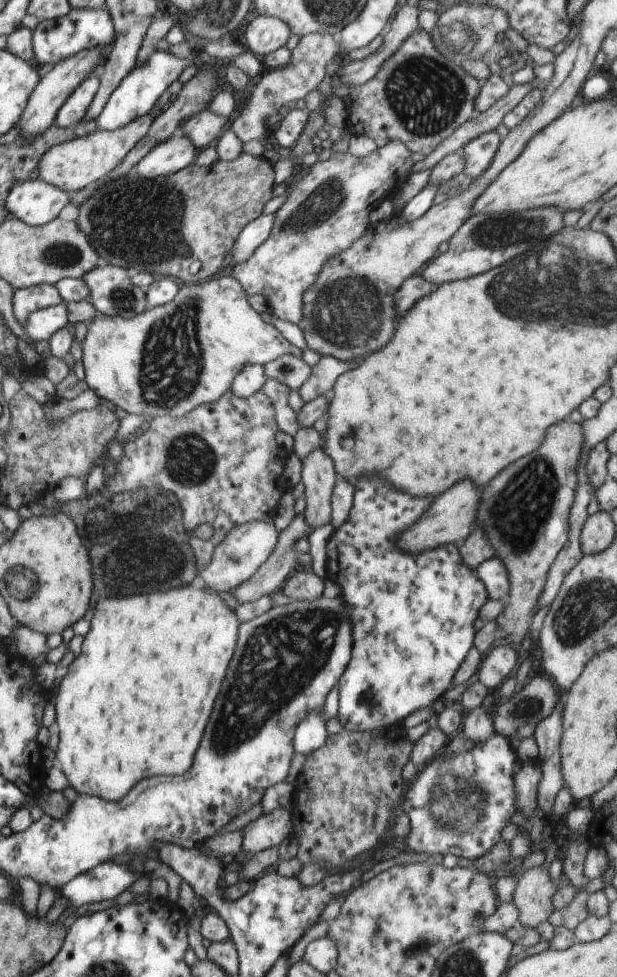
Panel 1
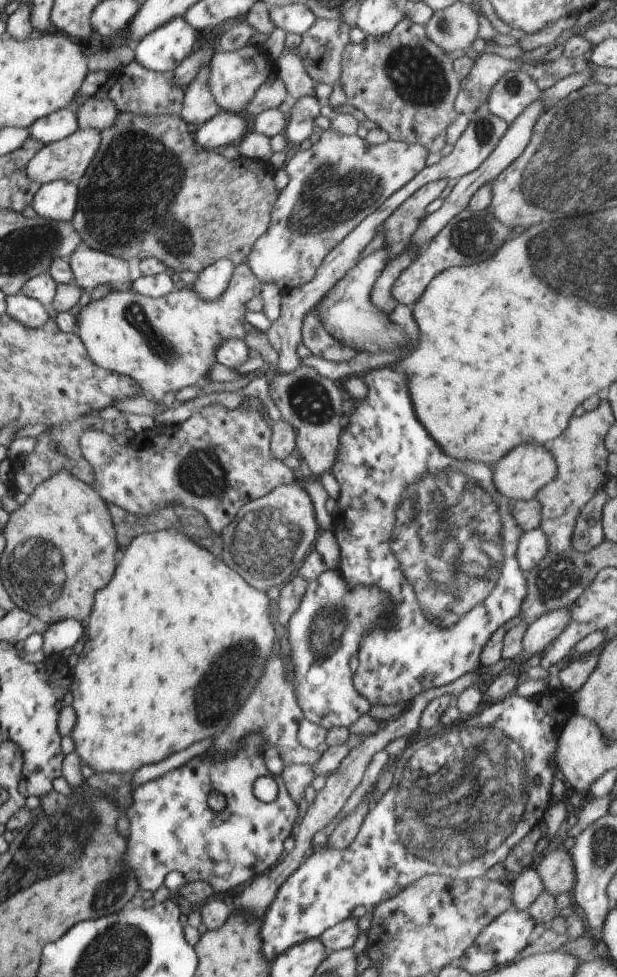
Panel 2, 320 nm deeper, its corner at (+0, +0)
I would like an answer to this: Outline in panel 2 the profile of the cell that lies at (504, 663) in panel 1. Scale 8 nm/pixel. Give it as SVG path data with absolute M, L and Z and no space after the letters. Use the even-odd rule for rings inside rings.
M570 607L552 610L527 626L522 640L522 654L525 657L530 658L537 653L543 655L556 640L556 636L560 636L560 632L566 630L566 626L572 620L568 608Z

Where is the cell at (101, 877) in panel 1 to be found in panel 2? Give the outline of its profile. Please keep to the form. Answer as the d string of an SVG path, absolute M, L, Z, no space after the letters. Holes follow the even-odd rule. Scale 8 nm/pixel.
M260 730L244 736L242 744L244 746L236 754L228 752L224 760L220 760L222 756L218 754L204 758L202 755L197 756L180 768L138 786L132 792L132 804L126 810L130 822L126 866L136 876L141 892L154 893L163 885L164 879L170 872L178 871L184 875L188 883L200 880L208 882L214 886L215 894L220 894L240 884L246 884L248 880L256 879L276 866L278 858L282 852L285 852L284 841L292 836L292 828L296 826L299 804L292 802L290 794L286 792L282 776L268 772L262 754L264 738ZM262 776L272 777L278 784L278 796L269 803L258 800L253 792L254 782ZM214 790L226 797L226 808L220 813L211 810L206 802L208 794Z

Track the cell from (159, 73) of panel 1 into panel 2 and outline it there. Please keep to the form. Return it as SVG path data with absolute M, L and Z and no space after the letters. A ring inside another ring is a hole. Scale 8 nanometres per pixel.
M184 17L172 18L158 30L144 36L133 47L134 60L152 72L173 72L192 52L200 34L186 24Z

